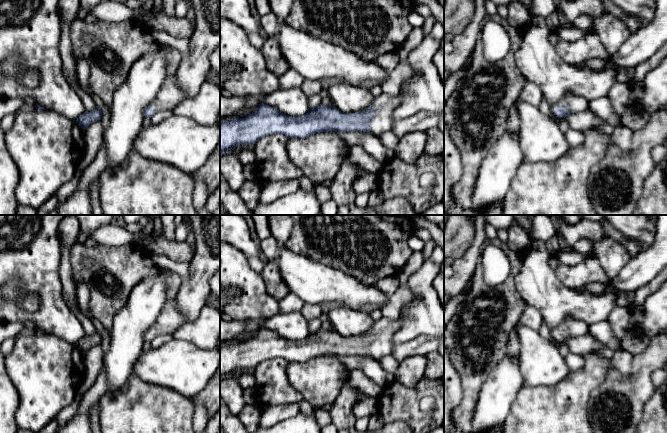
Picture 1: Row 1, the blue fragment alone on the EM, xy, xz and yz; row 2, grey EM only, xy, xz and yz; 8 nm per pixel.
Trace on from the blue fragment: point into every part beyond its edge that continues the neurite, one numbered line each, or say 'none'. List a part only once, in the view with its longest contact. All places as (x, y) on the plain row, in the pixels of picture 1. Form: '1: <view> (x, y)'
1: xz (384, 330)

